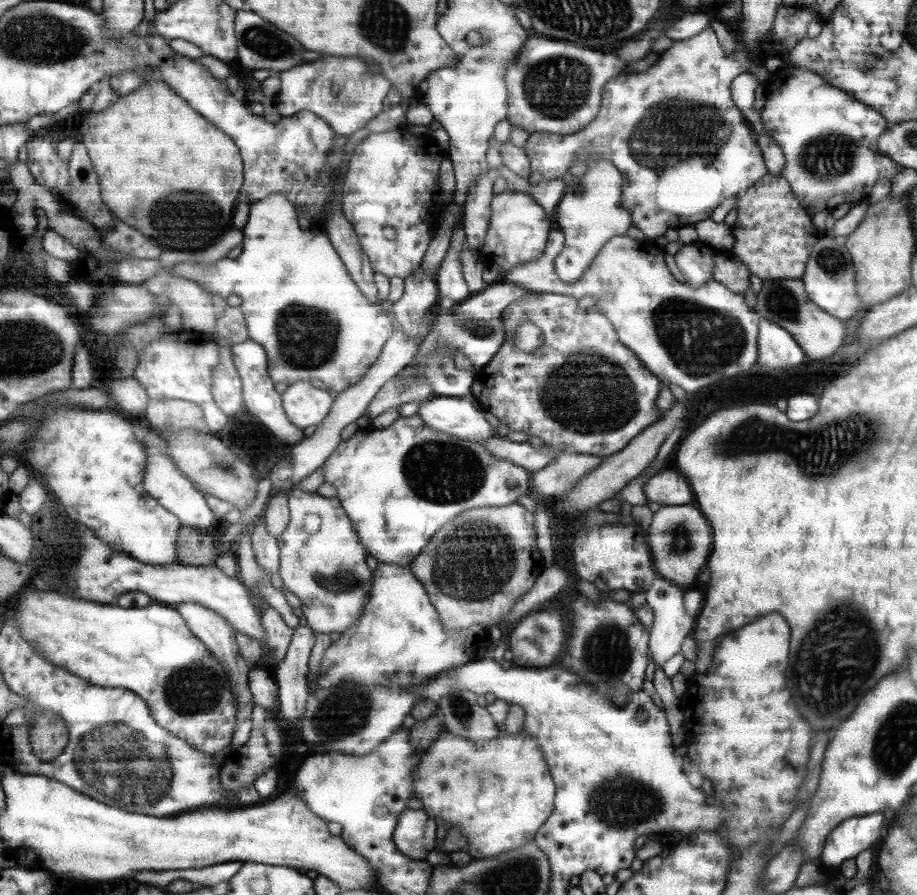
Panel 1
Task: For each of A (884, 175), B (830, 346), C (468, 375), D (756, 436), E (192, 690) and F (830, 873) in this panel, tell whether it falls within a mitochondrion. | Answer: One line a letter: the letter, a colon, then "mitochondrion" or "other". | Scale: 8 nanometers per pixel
A: other
B: other
C: other
D: mitochondrion
E: mitochondrion
F: other

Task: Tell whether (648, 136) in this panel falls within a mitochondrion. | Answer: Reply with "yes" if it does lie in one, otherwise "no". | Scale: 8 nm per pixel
yes

